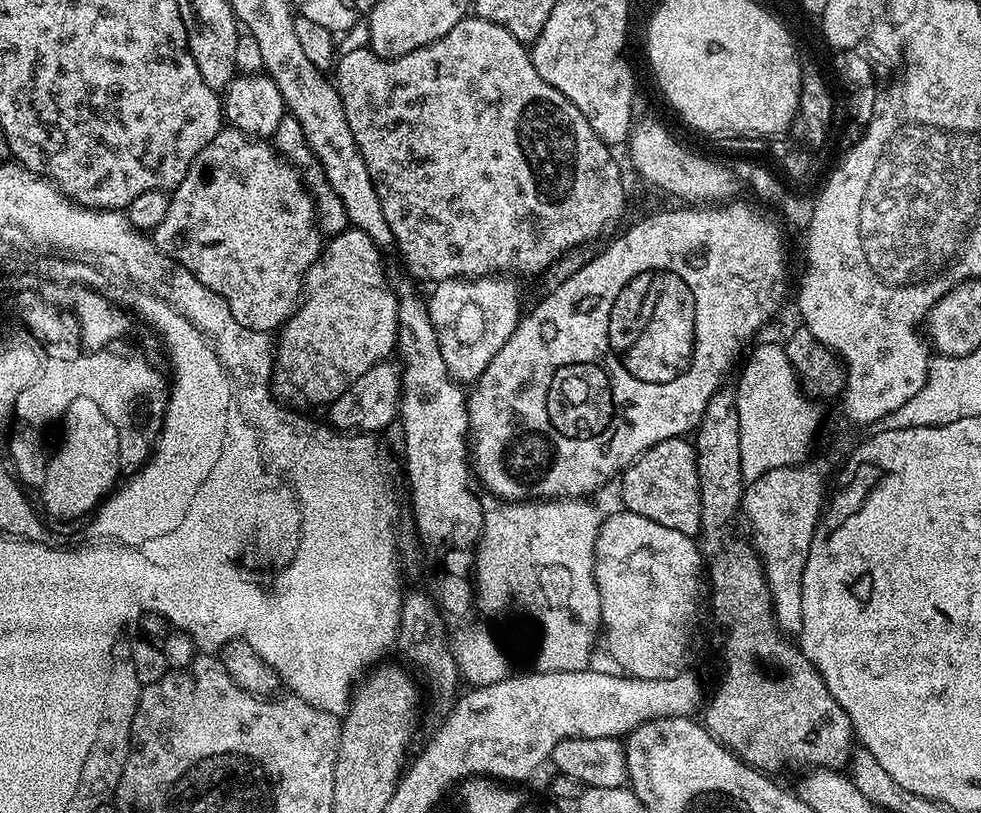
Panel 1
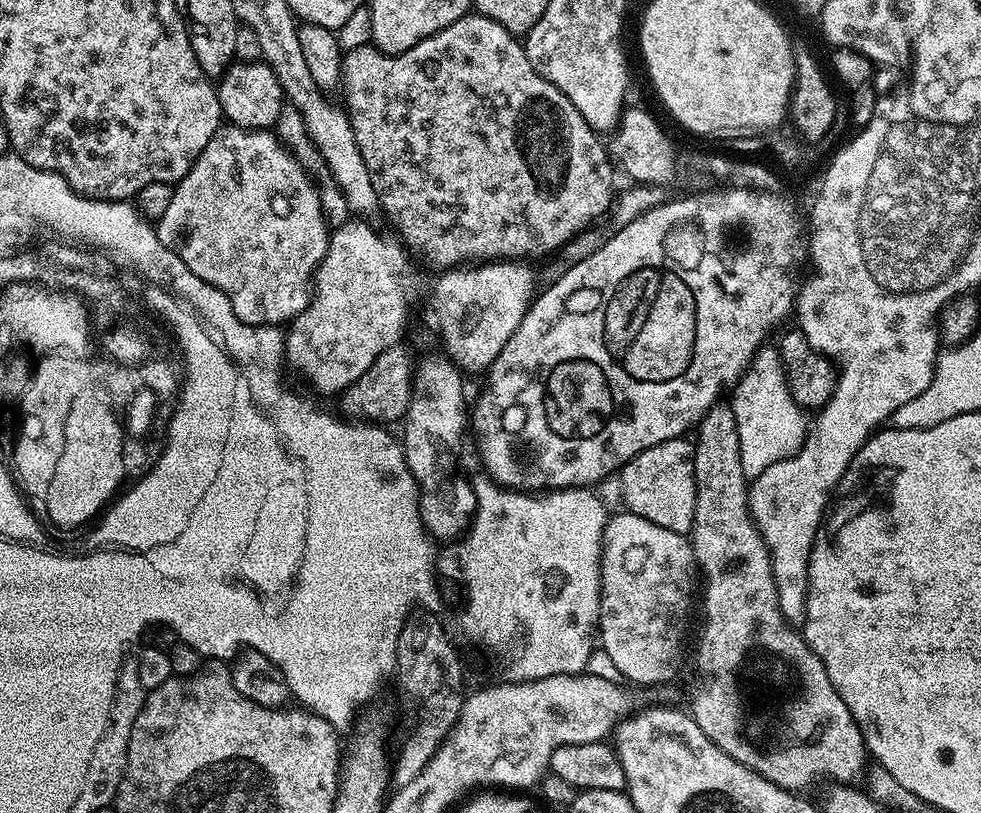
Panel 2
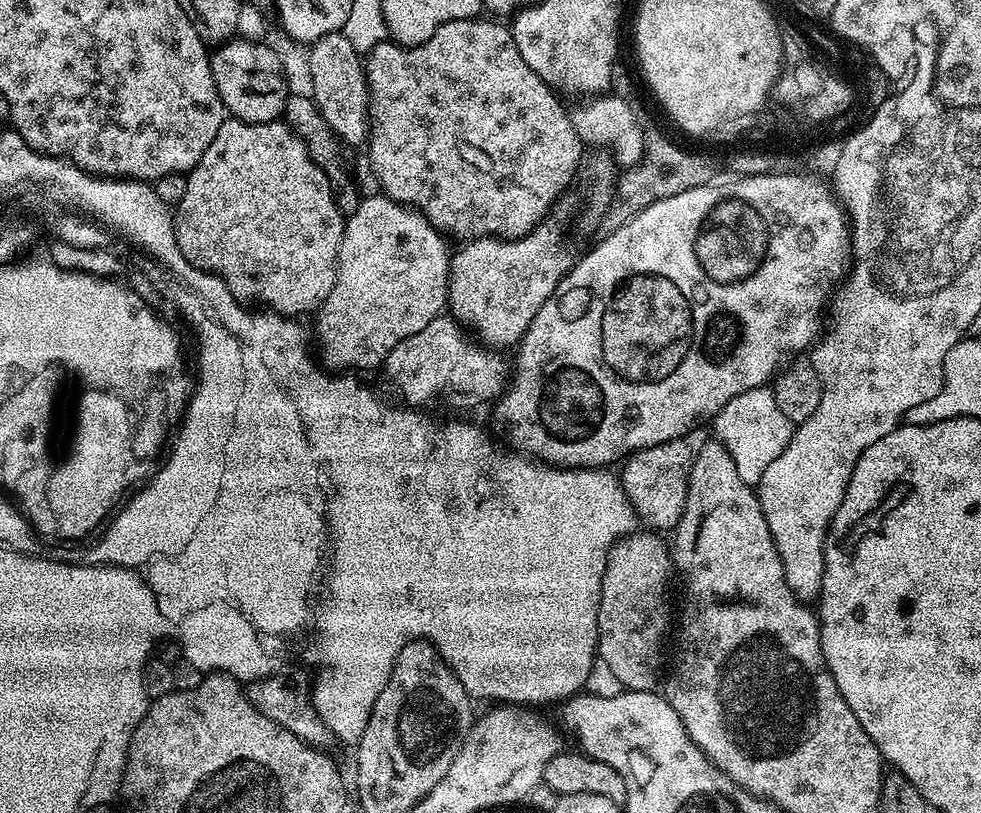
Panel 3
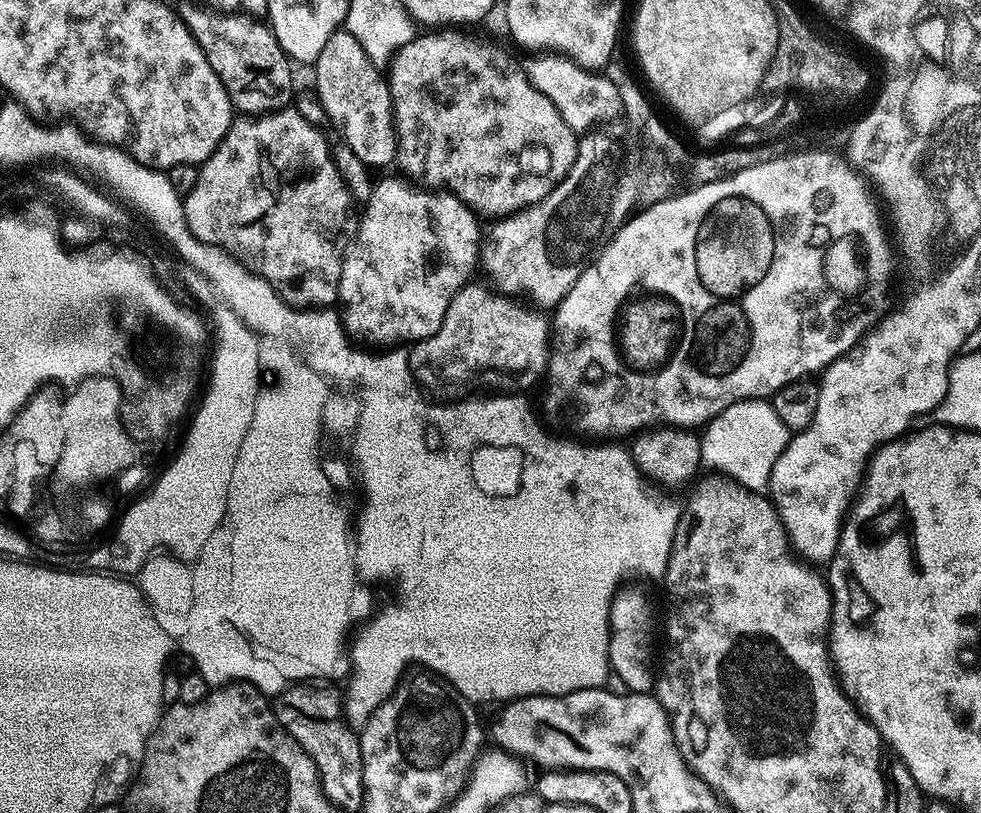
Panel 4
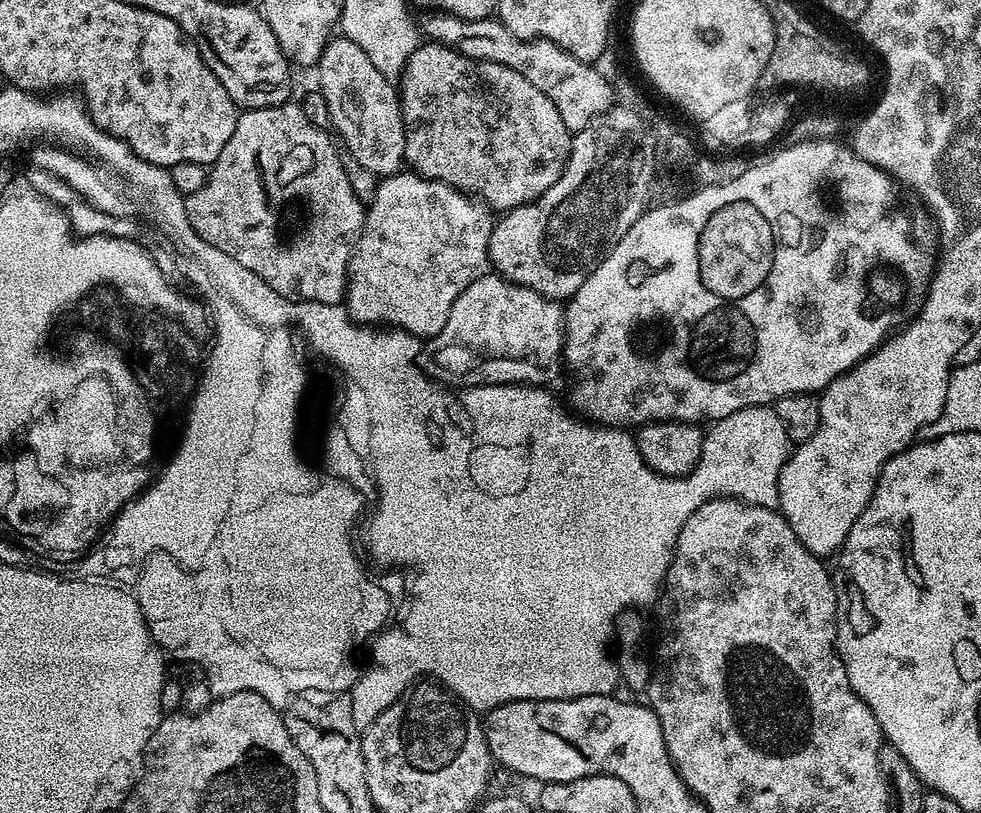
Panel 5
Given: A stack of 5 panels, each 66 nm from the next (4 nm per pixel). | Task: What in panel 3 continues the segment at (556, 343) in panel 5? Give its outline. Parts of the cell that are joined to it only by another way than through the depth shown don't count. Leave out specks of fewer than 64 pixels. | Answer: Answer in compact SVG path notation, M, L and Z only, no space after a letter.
M441 314L430 322L430 326L418 330L418 334L402 338L402 342L390 350L382 368L400 383L405 405L424 406L420 404L435 397L443 398L444 388L452 388L454 382L454 388L462 390L462 410L472 410L479 404L491 405L504 395L510 383L510 364L500 356L503 355L499 351L489 350L473 339L451 315Z

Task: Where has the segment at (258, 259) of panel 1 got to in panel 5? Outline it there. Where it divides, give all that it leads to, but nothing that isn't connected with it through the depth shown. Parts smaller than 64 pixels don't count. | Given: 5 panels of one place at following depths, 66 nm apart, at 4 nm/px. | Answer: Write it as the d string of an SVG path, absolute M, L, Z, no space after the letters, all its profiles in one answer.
M295 102L241 111L236 118L234 134L230 134L230 142L226 142L226 146L222 146L222 154L218 154L216 161L208 168L208 180L205 181L202 190L191 193L187 197L186 203L188 217L198 236L201 236L206 242L226 250L235 260L242 262L248 268L256 268L258 264L260 276L267 284L274 286L274 290L278 290L278 294L297 300L313 300L319 304L339 304L345 299L348 287L348 261L352 259L350 242L359 237L360 229L364 227L366 204L365 201L360 201L363 200L361 193L356 192L354 186L350 186L350 178L340 161L340 152L332 145L333 137L331 135L328 137L324 131L325 129L321 125L310 122L310 118L306 118L303 107Z

